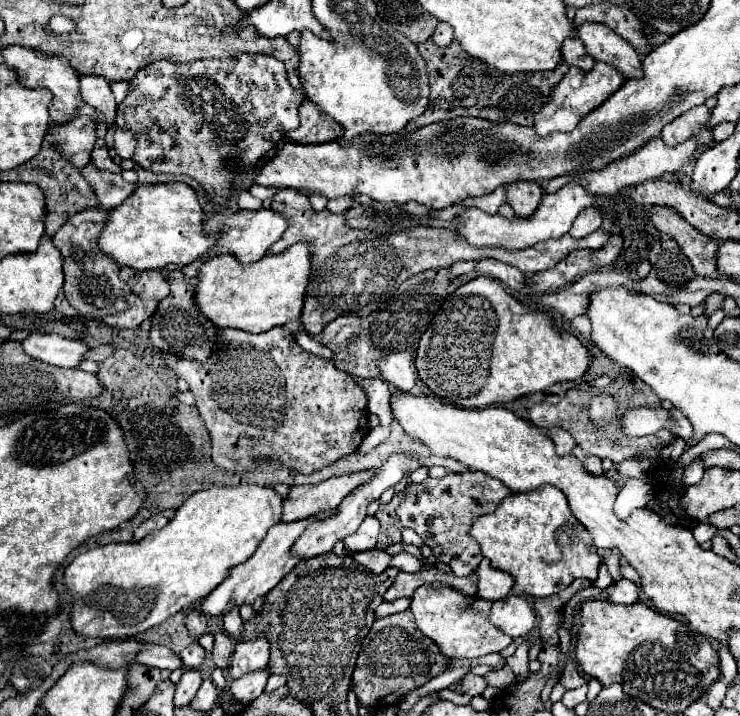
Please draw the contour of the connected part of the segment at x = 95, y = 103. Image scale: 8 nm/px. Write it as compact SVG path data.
M82 75L80 77L80 93L84 103L92 105L98 113L104 115L106 127L110 127L116 119L116 103L106 79L96 75Z

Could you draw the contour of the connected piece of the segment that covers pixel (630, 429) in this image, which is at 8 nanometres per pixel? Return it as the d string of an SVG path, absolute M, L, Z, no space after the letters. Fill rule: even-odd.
M634 407L626 409L618 417L620 429L626 437L644 437L654 435L660 429L668 429L676 437L684 437L686 441L692 437L692 427L686 415L678 409L650 409L650 407Z

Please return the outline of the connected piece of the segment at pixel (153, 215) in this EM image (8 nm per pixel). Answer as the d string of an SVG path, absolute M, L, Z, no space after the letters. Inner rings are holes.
M138 183L134 195L108 211L108 219L98 237L98 247L110 259L134 271L164 269L174 263L184 267L204 255L218 235L202 233L202 209L194 189L186 183Z

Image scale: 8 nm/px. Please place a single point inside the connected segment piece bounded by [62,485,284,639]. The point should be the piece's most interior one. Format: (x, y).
(117, 591)

